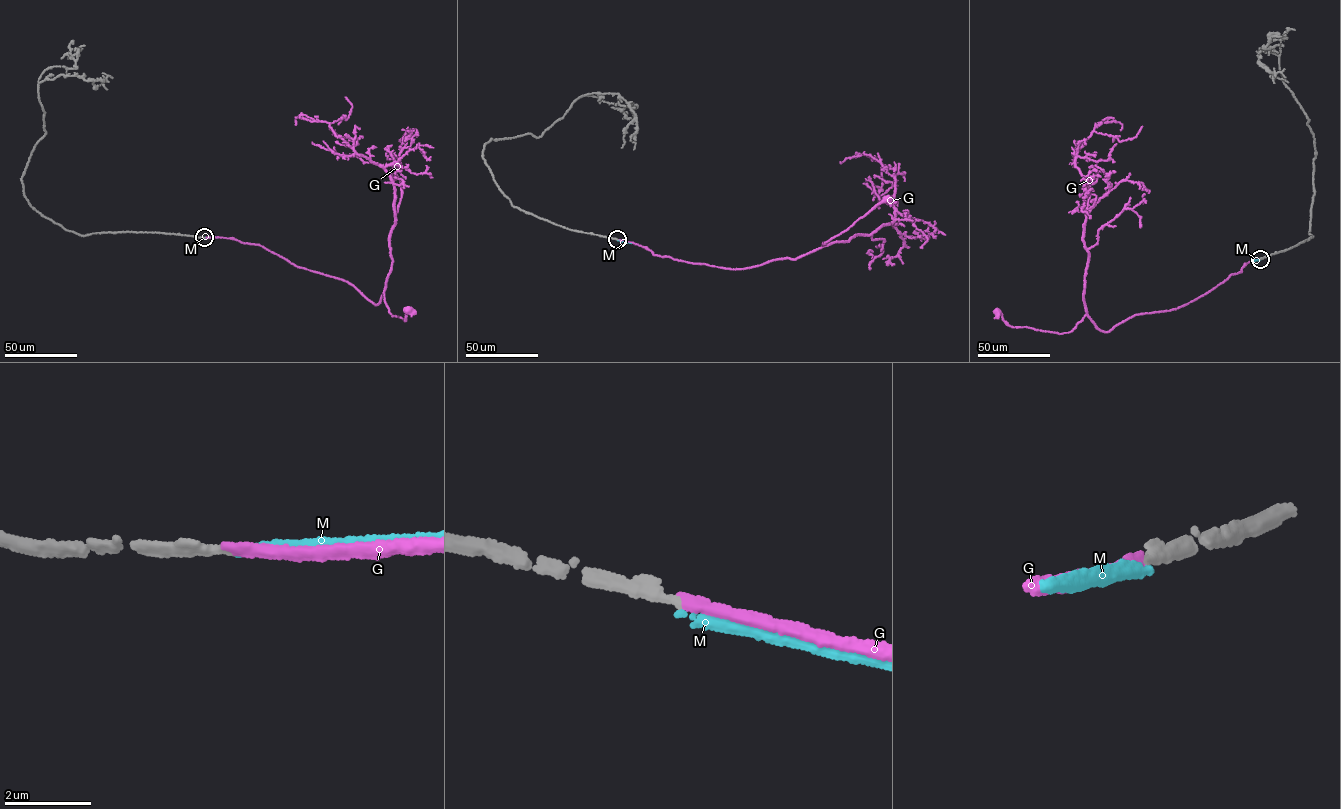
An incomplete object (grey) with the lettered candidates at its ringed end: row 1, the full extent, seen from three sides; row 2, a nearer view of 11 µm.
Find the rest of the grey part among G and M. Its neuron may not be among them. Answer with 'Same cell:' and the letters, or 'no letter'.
Same cell: G

